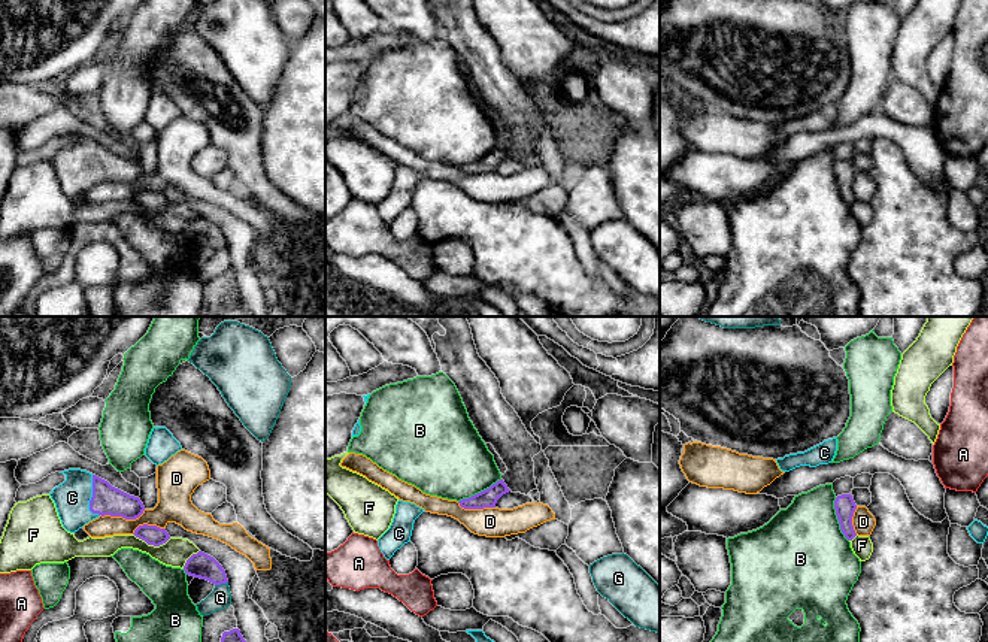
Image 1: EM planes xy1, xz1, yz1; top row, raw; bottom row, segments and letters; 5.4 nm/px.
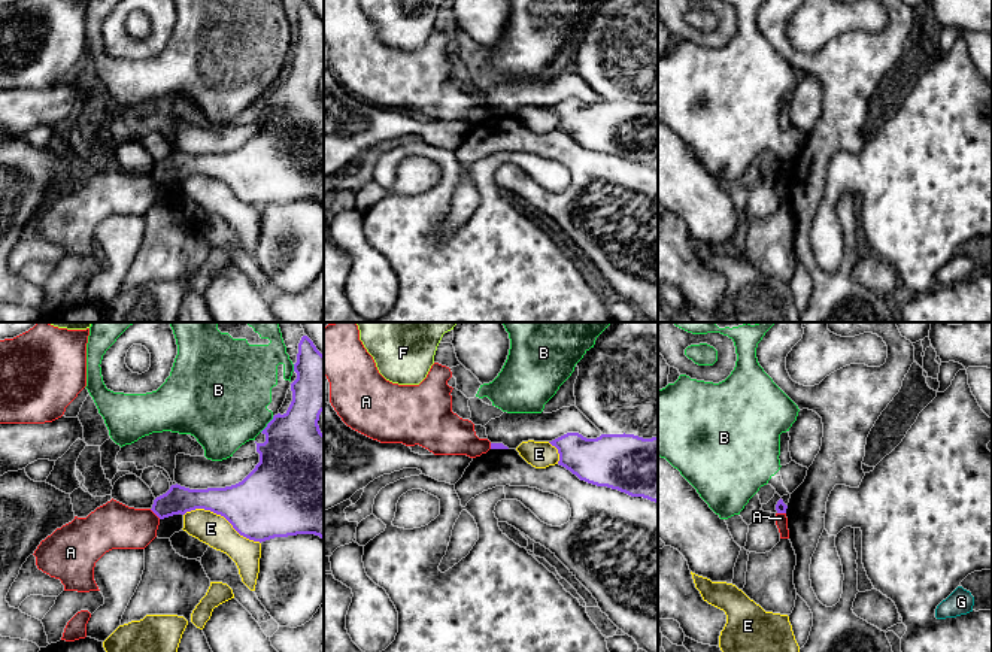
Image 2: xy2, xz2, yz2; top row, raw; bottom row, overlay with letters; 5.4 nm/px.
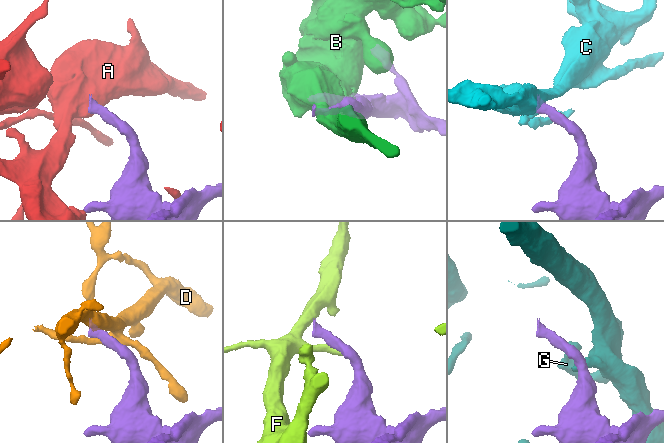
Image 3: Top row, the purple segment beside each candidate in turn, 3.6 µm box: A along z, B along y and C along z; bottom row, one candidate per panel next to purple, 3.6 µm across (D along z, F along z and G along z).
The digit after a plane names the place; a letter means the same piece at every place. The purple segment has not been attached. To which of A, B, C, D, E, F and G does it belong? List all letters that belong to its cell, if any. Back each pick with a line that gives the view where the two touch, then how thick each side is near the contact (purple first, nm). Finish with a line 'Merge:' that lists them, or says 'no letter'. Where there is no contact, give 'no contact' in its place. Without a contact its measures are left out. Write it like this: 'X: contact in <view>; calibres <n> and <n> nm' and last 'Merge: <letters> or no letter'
C: contact in xy1; calibres 160 and 190 nm
Merge: C

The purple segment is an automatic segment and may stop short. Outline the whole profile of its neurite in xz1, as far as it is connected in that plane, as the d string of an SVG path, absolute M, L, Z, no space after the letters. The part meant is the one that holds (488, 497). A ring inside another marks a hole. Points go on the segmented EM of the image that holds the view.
M503 479L493 484L490 488L469 497L460 500L460 506L464 509L484 509L484 508L495 508L497 500L509 493L510 490L504 484Z

